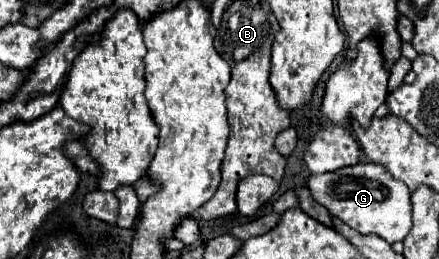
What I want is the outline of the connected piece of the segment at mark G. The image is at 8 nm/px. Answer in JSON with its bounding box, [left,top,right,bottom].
[307,163,411,243]

